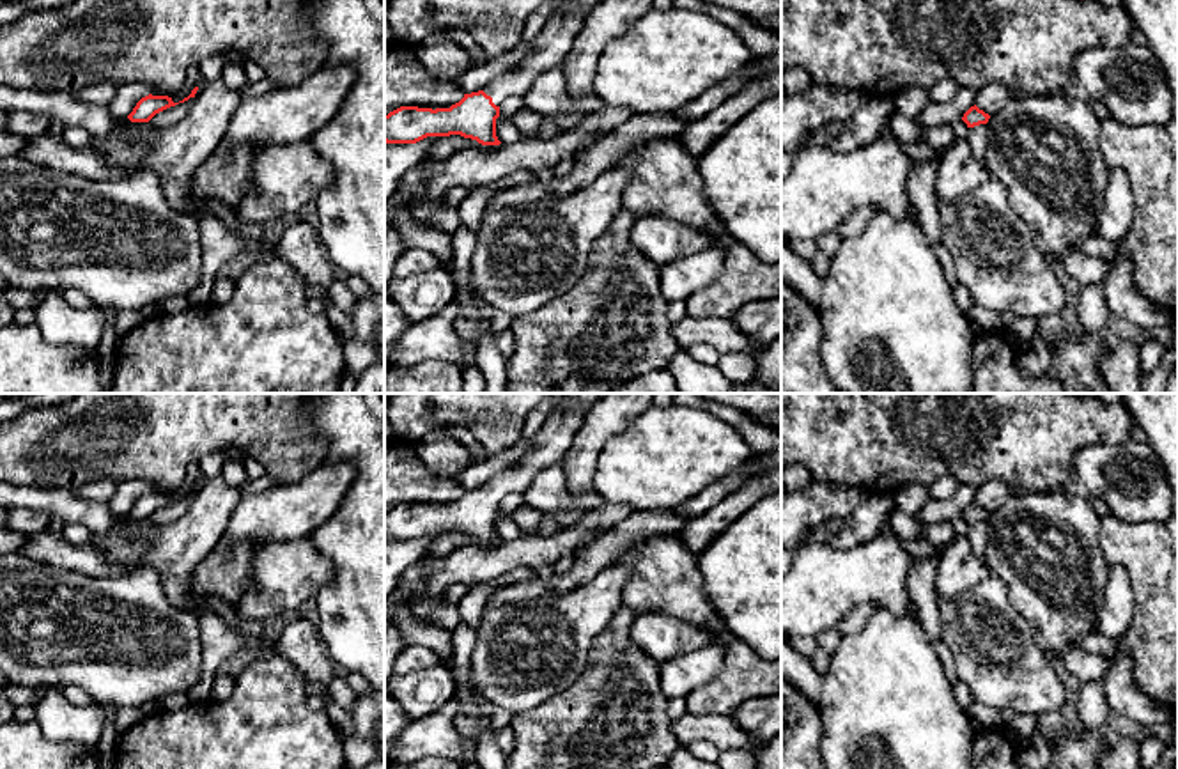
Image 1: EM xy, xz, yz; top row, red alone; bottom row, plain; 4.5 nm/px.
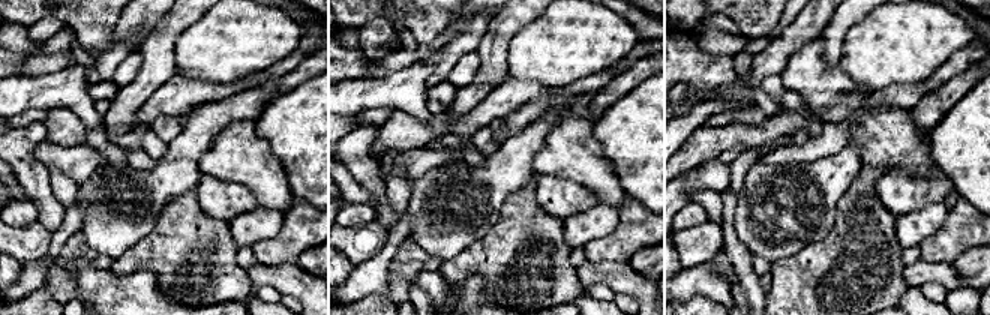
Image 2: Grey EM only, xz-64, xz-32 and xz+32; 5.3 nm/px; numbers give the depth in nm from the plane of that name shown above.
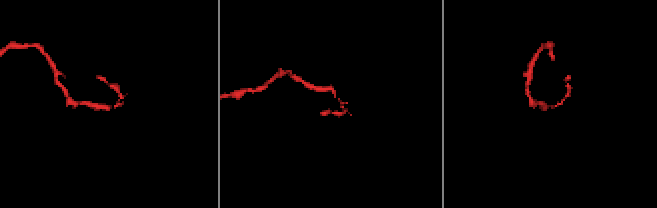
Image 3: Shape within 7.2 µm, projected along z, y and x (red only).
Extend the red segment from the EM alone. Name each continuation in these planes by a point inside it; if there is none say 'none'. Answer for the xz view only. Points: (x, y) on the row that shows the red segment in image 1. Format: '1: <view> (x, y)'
1: xz (550, 48)

